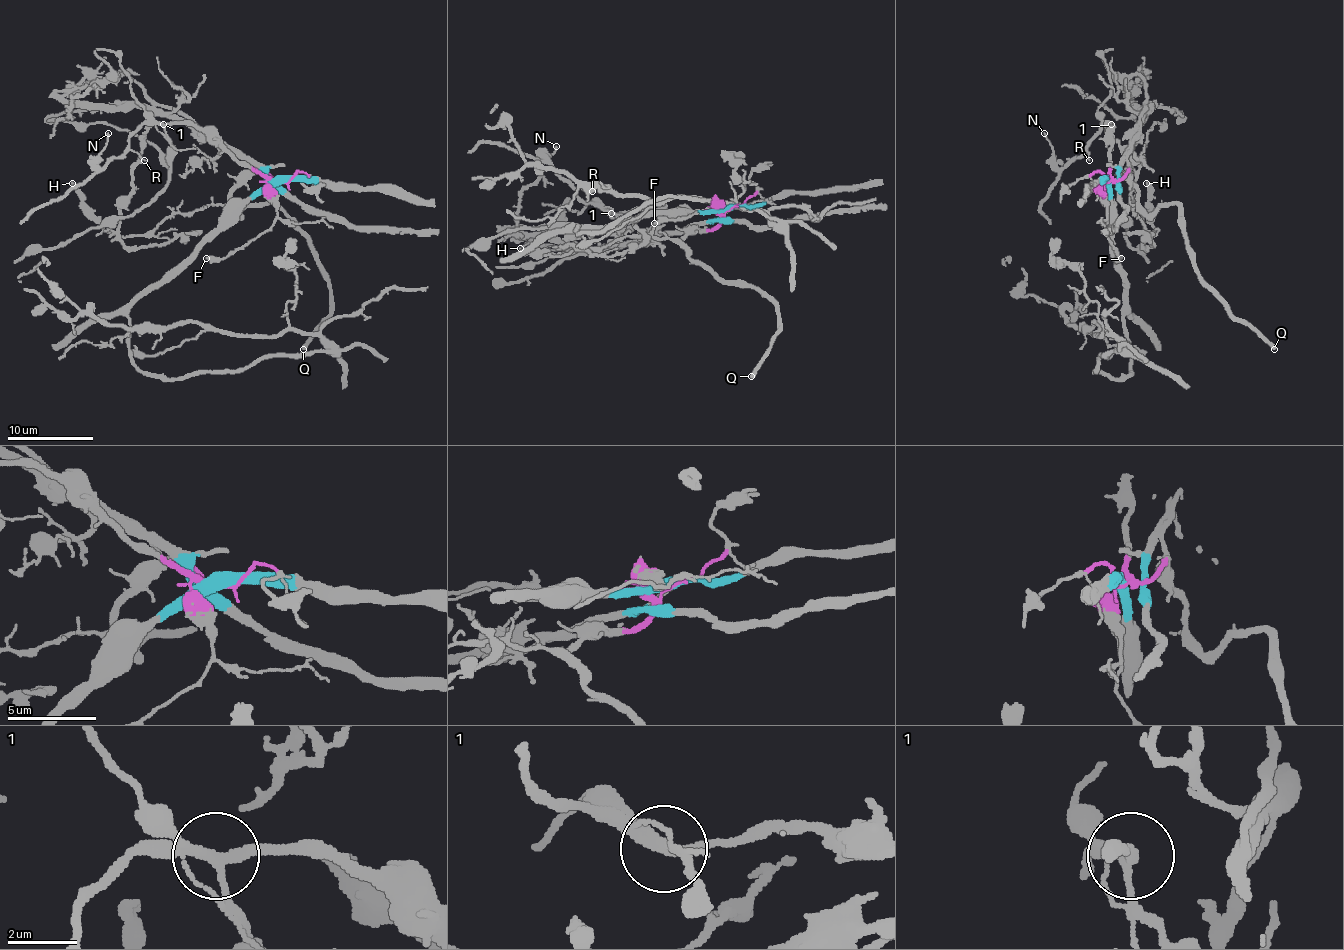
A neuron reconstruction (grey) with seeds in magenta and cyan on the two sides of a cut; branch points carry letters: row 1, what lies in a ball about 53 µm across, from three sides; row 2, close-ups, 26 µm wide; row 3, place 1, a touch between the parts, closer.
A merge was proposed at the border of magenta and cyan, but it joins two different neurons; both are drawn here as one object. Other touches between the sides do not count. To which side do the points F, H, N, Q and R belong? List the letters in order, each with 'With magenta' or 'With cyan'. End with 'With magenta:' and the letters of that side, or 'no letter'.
F: With magenta
H: With magenta
N: With magenta
Q: With magenta
R: With magenta
With magenta: F, H, N, Q, R

